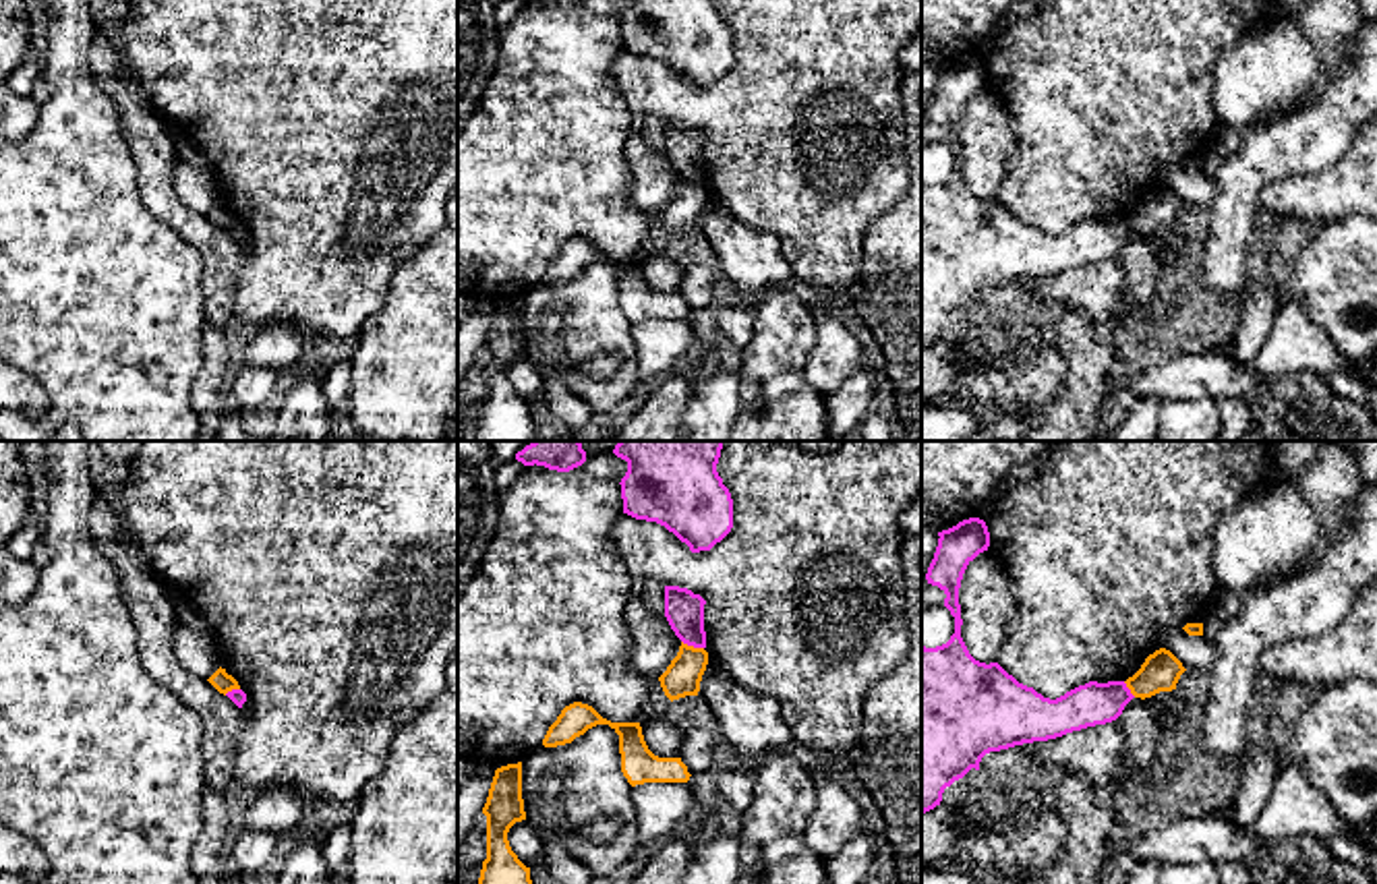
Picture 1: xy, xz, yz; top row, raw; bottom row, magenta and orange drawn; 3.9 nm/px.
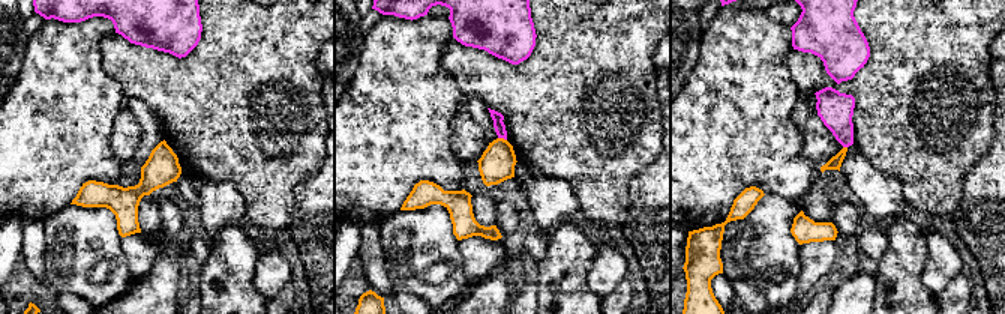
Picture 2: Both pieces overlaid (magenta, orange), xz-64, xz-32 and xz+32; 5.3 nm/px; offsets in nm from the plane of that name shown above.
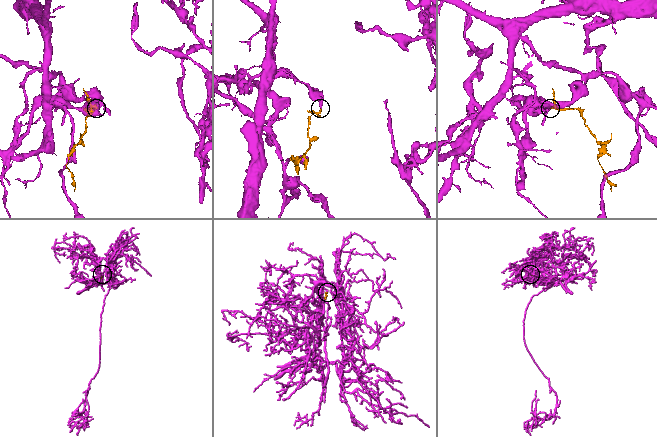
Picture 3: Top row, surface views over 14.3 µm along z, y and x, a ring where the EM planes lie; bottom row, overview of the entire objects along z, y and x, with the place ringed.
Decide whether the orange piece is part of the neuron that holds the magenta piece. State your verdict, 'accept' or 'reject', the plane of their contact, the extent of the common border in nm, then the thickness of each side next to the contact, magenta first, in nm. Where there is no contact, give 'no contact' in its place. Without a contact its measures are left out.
reject; contact in xz; length 90 nm; calibres 150 and 140 nm

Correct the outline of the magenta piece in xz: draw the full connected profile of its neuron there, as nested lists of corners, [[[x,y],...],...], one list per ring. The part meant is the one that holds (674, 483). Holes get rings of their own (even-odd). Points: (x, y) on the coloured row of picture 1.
[[[619,441],[613,453],[627,462],[623,513],[665,526],[692,553],[710,551],[733,528],[733,499],[716,472],[721,449],[723,441]]]

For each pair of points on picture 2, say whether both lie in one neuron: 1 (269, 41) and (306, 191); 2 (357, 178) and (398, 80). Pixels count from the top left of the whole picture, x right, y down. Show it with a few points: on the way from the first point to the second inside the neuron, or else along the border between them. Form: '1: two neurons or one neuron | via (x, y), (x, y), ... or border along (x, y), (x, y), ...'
1: two neurons | border along (318, 167), (296, 187), (296, 209), (293, 214)
2: one neuron | via (365, 153), (393, 125), (398, 104)

